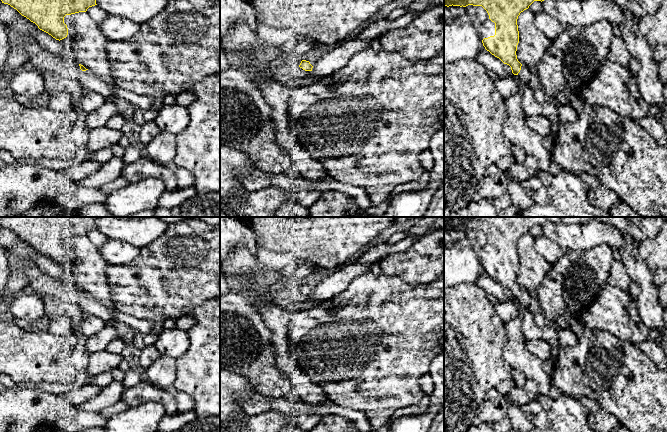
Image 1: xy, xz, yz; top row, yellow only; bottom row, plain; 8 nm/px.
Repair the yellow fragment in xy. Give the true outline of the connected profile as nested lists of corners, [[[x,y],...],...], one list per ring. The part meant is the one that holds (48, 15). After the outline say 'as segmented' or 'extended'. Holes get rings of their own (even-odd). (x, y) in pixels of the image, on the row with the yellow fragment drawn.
[[[1,0],[16,9],[22,16],[35,23],[38,28],[56,40],[62,40],[68,35],[64,17],[79,12],[86,12],[89,7],[95,6],[96,0]]]; as segmented

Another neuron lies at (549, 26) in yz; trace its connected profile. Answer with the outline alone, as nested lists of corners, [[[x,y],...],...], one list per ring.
[[[545,11],[535,13],[534,23],[535,27],[551,41],[560,35],[565,28],[557,19]]]

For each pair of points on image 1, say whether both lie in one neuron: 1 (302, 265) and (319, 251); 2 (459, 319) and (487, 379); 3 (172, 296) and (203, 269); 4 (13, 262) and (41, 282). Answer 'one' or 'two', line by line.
1: two
2: one
3: one
4: one

